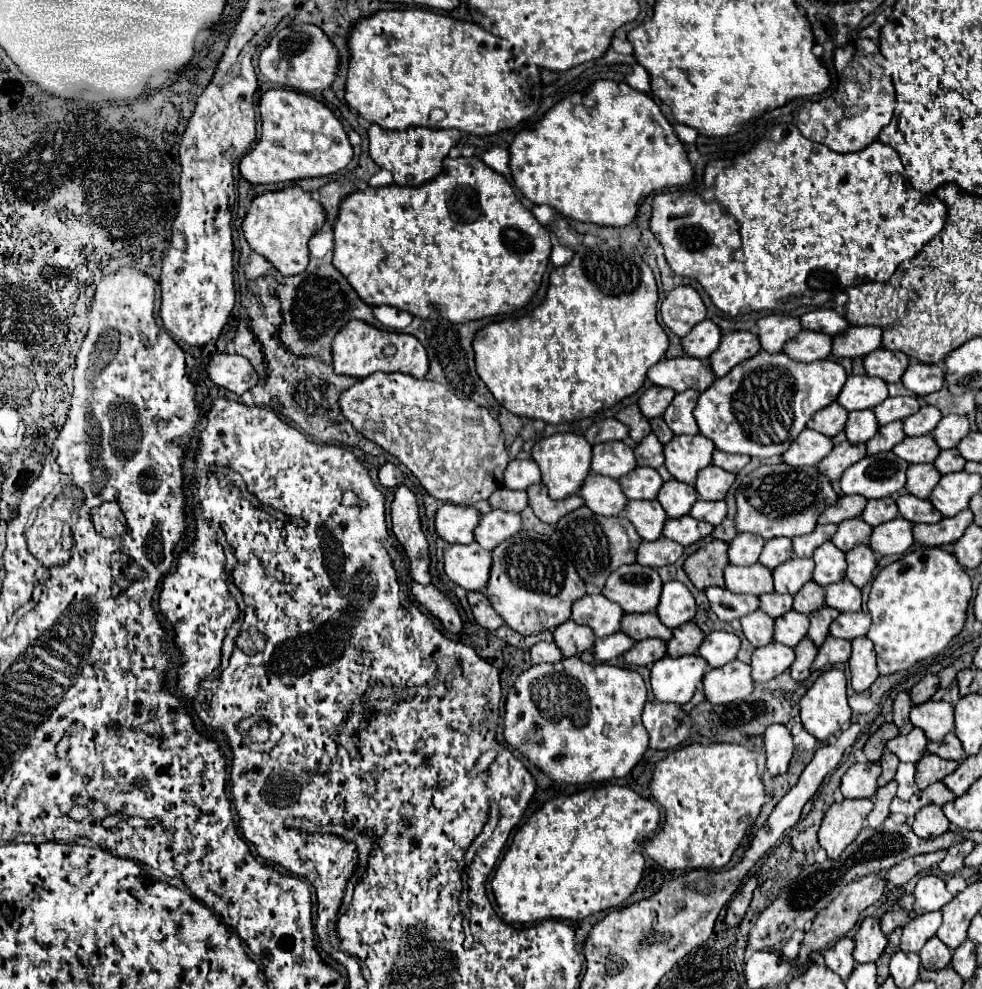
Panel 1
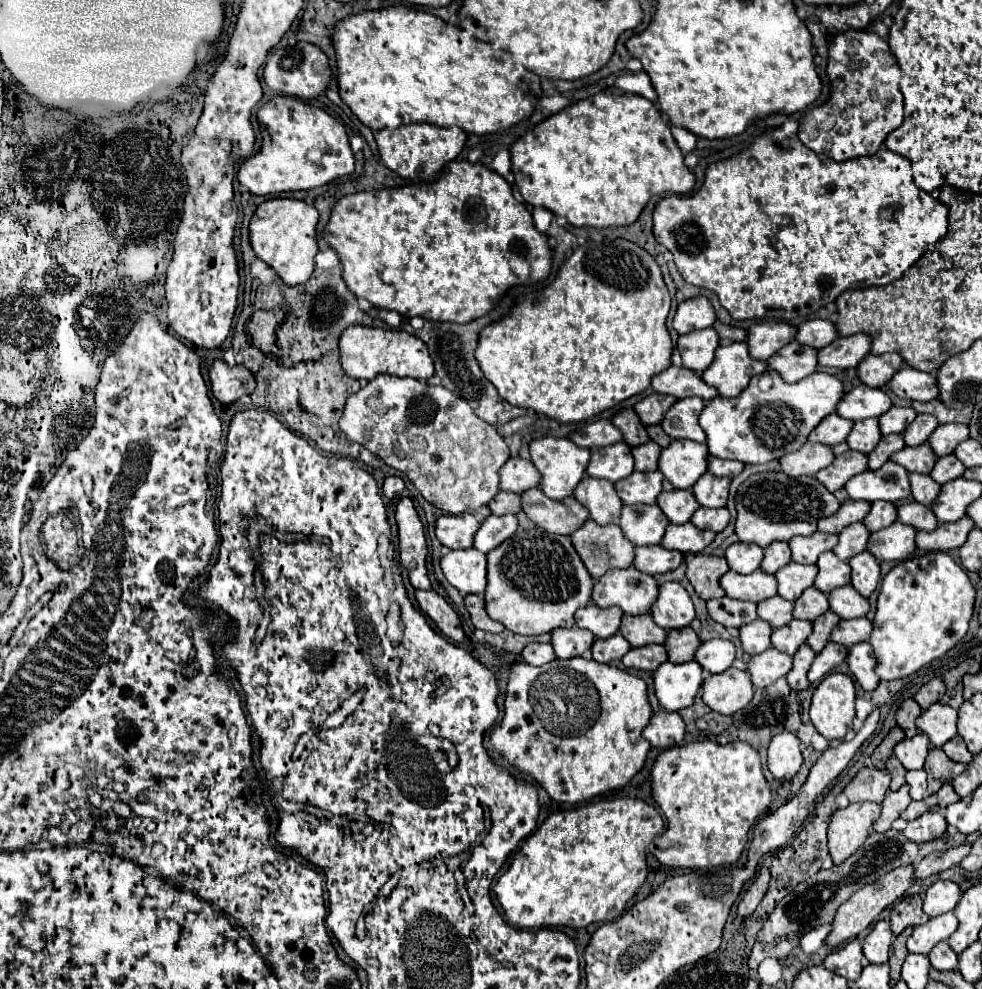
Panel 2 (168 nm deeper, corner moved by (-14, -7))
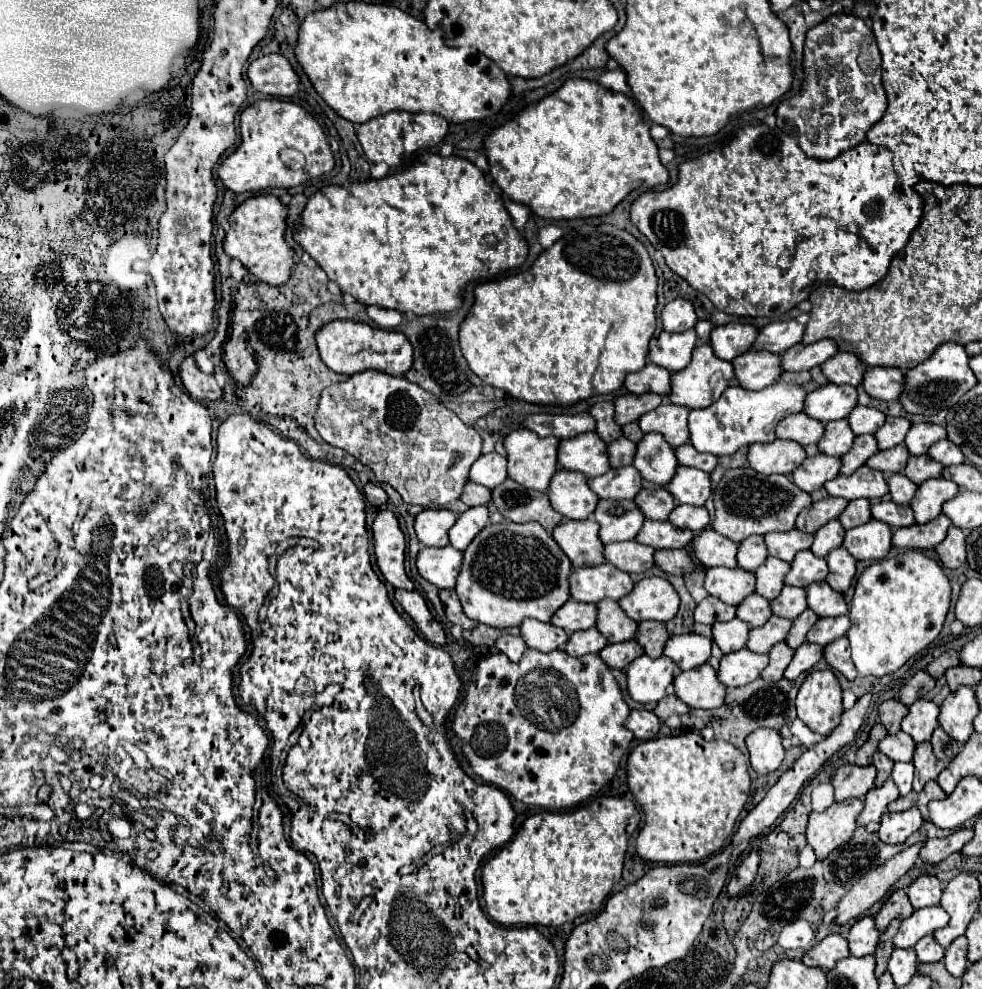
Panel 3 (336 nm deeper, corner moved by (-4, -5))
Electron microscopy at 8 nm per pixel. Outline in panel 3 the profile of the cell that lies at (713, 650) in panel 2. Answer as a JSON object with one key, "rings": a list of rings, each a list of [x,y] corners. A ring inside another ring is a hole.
{"rings":[[[680,634],[670,636],[664,656],[672,658],[680,670],[692,670],[708,662],[712,652],[712,638],[700,636],[700,634]]]}

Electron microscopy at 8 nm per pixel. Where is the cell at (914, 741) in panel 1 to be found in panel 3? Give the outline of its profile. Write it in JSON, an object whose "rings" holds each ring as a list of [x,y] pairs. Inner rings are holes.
{"rings":[[[900,730],[894,736],[886,736],[878,748],[894,762],[912,762],[914,746],[916,746],[916,742],[912,740],[912,736],[908,736],[906,732]]]}

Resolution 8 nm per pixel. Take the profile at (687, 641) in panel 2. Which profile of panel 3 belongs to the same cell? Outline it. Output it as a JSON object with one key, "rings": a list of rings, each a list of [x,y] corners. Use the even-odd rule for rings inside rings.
{"rings":[[[642,622],[638,628],[636,640],[644,646],[644,652],[652,658],[660,658],[664,652],[664,644],[668,642],[670,634],[664,624],[660,622]]]}

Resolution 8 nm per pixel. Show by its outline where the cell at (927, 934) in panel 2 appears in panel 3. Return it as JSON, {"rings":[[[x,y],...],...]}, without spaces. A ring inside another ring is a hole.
{"rings":[[[930,906],[922,910],[914,910],[914,914],[906,920],[902,920],[902,926],[898,928],[898,934],[894,936],[896,948],[912,948],[920,938],[926,934],[932,934],[938,928],[944,928],[948,924],[950,916],[942,906]]]}

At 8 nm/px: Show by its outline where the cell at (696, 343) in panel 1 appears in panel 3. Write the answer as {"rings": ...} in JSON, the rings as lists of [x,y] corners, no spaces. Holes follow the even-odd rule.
{"rings":[[[694,328],[688,332],[678,332],[678,334],[662,332],[650,346],[648,360],[670,372],[678,372],[690,364],[696,342],[698,342],[698,336]]]}

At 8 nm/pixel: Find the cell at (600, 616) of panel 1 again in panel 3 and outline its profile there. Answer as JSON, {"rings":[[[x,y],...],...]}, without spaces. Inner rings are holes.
{"rings":[[[568,600],[550,620],[554,626],[564,628],[568,634],[578,630],[588,630],[596,626],[596,604],[584,604]]]}

